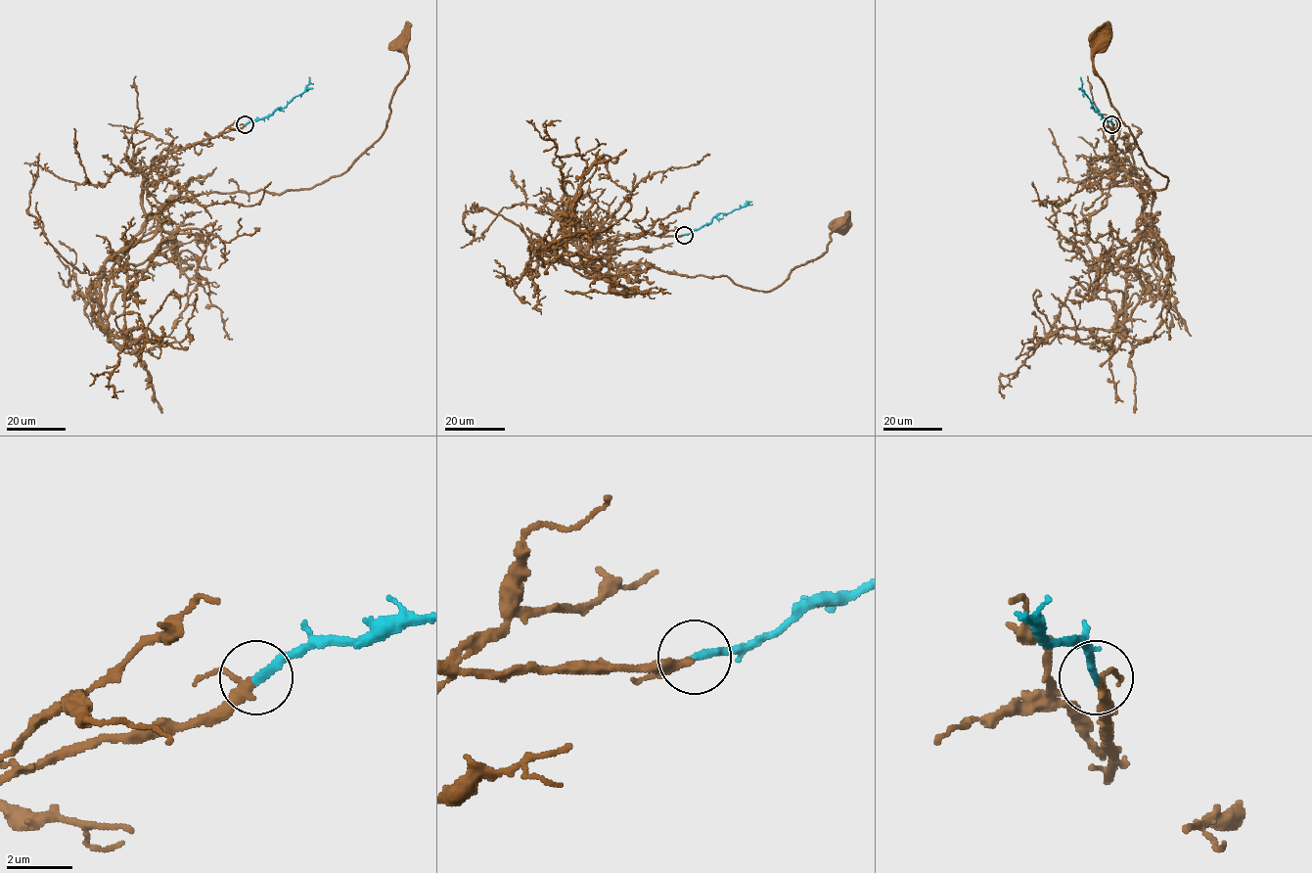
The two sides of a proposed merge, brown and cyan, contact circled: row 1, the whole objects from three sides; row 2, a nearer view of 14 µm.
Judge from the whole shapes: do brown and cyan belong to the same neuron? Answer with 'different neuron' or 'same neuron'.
same neuron

